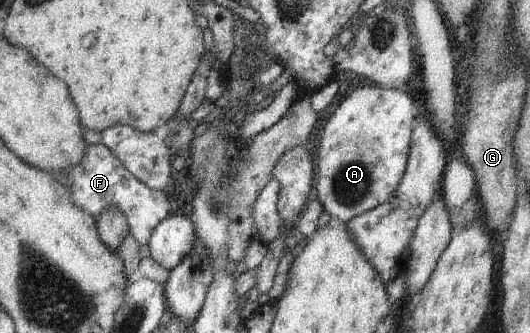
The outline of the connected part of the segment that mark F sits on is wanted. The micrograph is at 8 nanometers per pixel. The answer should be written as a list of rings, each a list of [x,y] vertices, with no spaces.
[[[104,144],[87,145],[82,161],[66,175],[72,182],[72,188],[67,189],[74,205],[93,215],[94,219],[109,205],[119,207],[128,222],[129,233],[140,246],[148,245],[154,228],[170,215],[164,191],[153,190],[139,182]]]

